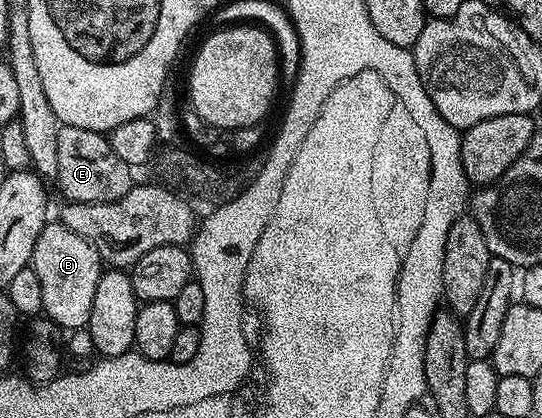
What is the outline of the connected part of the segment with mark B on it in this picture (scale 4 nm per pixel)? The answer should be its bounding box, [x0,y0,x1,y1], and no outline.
[31,221,103,333]

